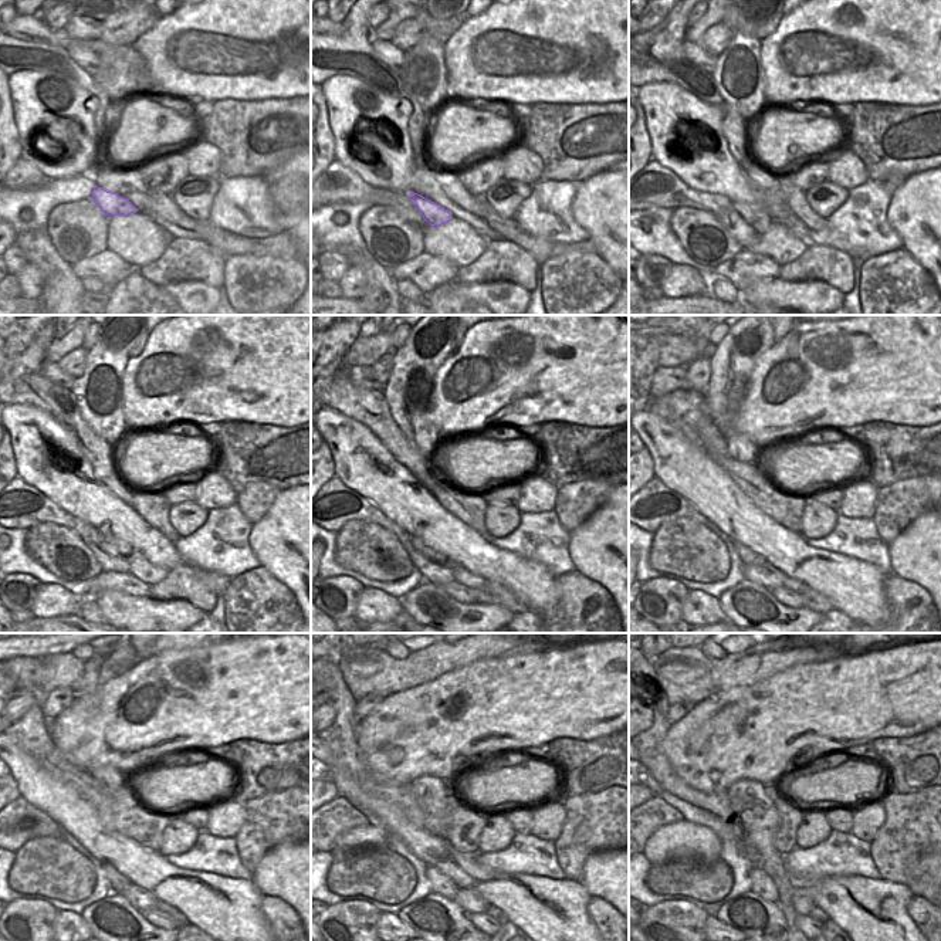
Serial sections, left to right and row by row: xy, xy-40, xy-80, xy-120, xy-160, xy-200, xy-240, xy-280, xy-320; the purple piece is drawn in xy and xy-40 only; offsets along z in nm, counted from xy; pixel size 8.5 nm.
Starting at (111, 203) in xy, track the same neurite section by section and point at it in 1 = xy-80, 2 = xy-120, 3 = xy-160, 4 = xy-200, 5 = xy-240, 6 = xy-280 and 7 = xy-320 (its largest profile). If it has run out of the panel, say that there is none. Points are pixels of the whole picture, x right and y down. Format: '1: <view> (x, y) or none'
1: xy-80 (754, 215)
2: xy-120 (117, 547)
3: xy-160 (426, 551)
4: xy-200 (750, 558)
5: xy-240 (119, 883)
6: xy-280 (442, 884)
7: xy-320 (761, 883)

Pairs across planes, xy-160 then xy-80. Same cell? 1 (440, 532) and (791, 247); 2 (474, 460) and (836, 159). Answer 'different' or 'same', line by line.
1: different
2: different

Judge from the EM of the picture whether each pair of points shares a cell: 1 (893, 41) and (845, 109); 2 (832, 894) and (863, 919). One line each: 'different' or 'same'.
1: different
2: same

